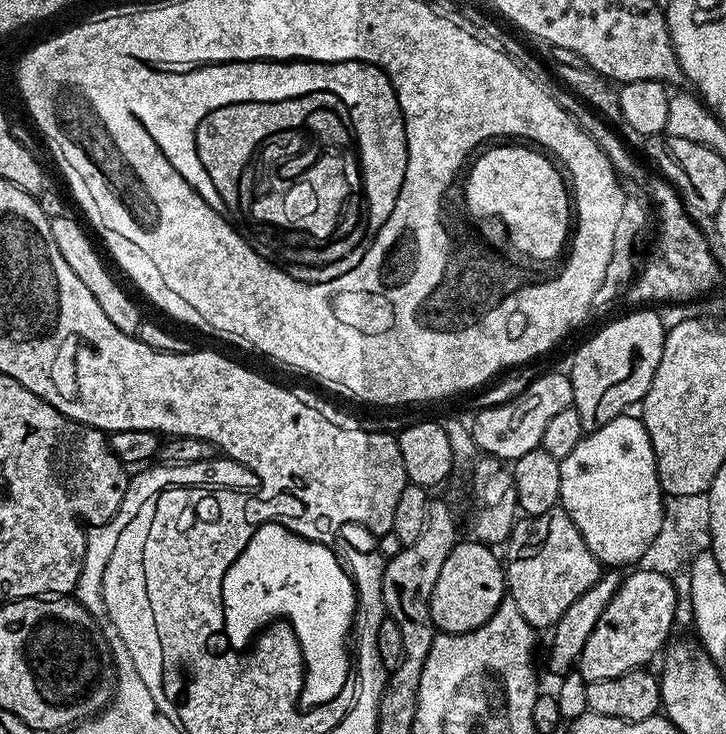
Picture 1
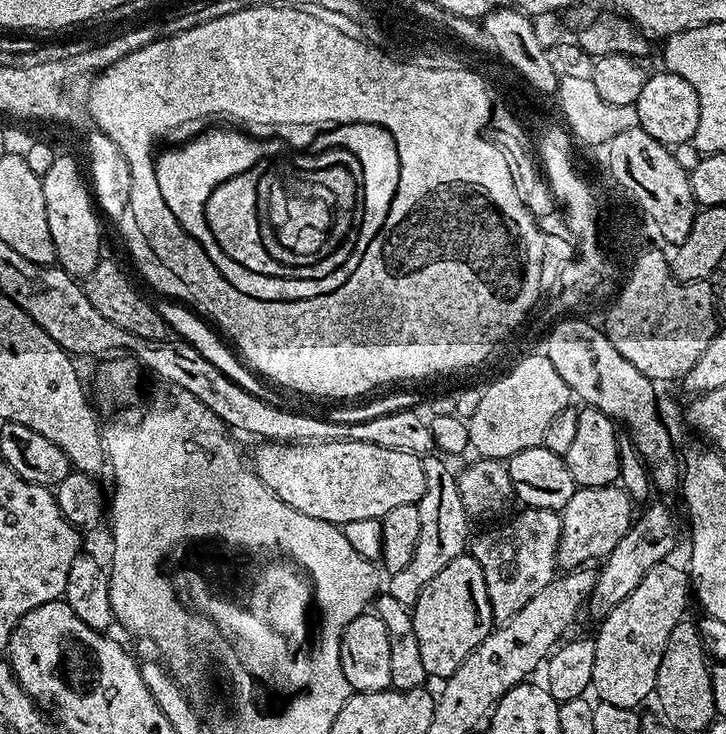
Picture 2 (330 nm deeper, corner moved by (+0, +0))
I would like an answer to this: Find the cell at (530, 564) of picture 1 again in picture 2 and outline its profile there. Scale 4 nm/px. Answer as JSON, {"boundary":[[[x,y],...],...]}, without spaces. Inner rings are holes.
{"boundary":[[[616,484],[577,487],[570,502],[566,502],[560,512],[562,534],[558,538],[557,565],[564,570],[575,570],[591,565],[591,560],[603,561],[631,528],[634,519],[632,509],[634,503],[631,497]]]}

